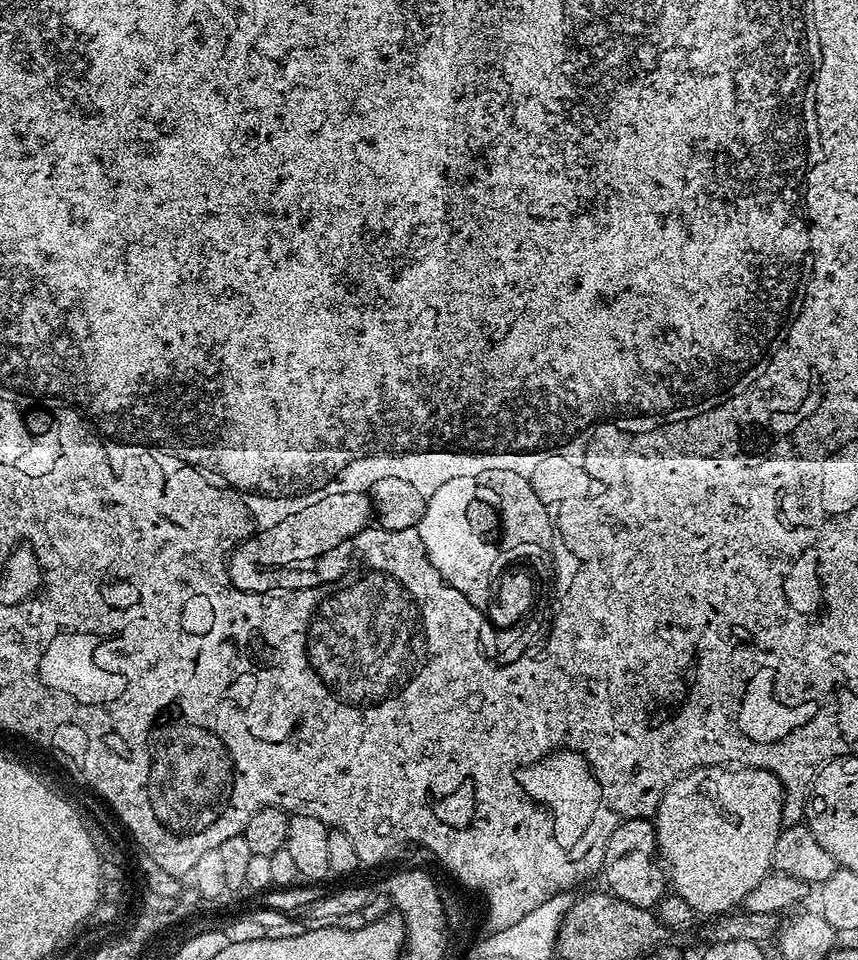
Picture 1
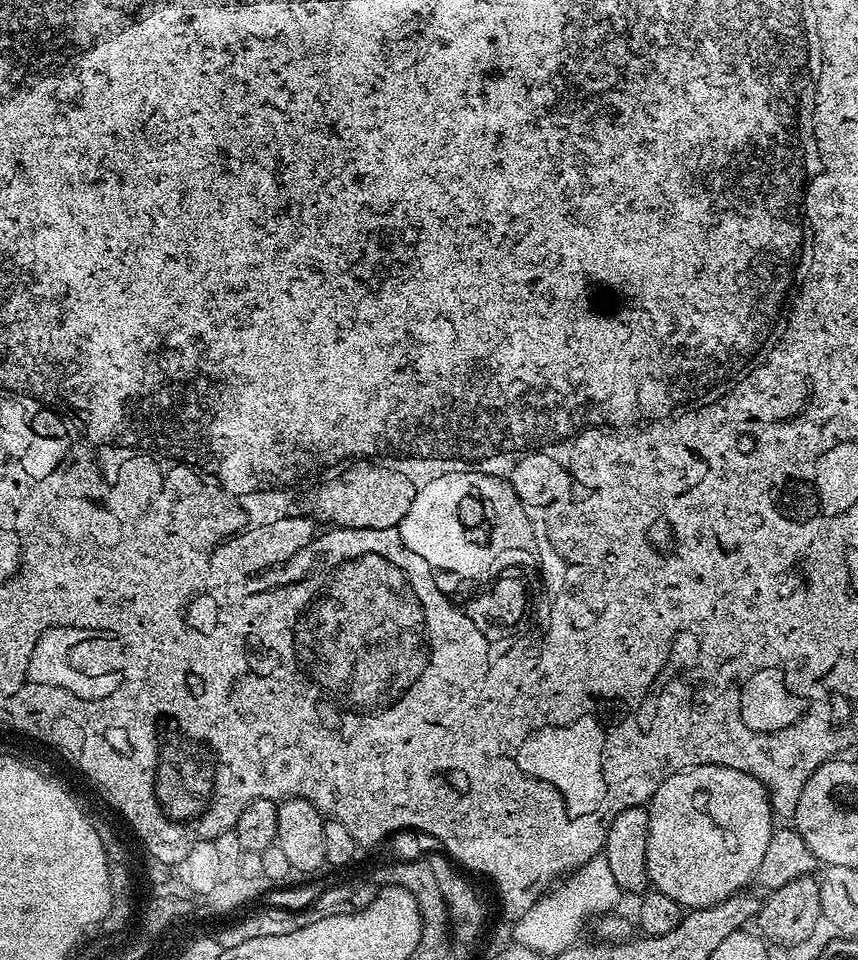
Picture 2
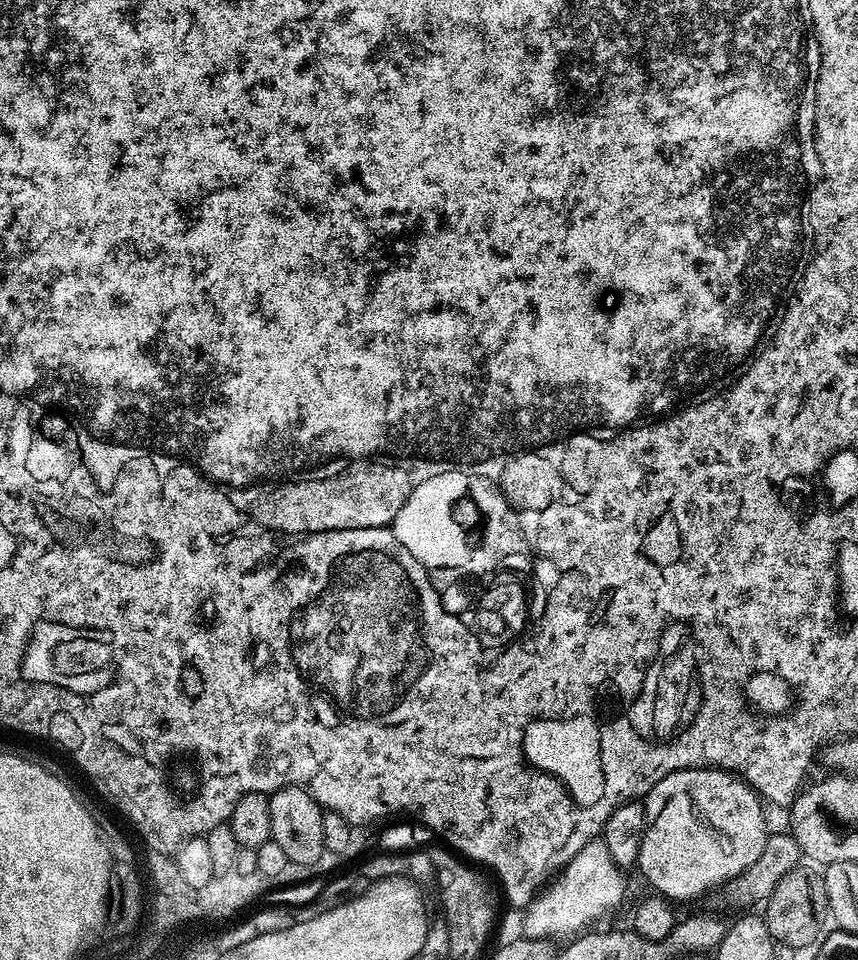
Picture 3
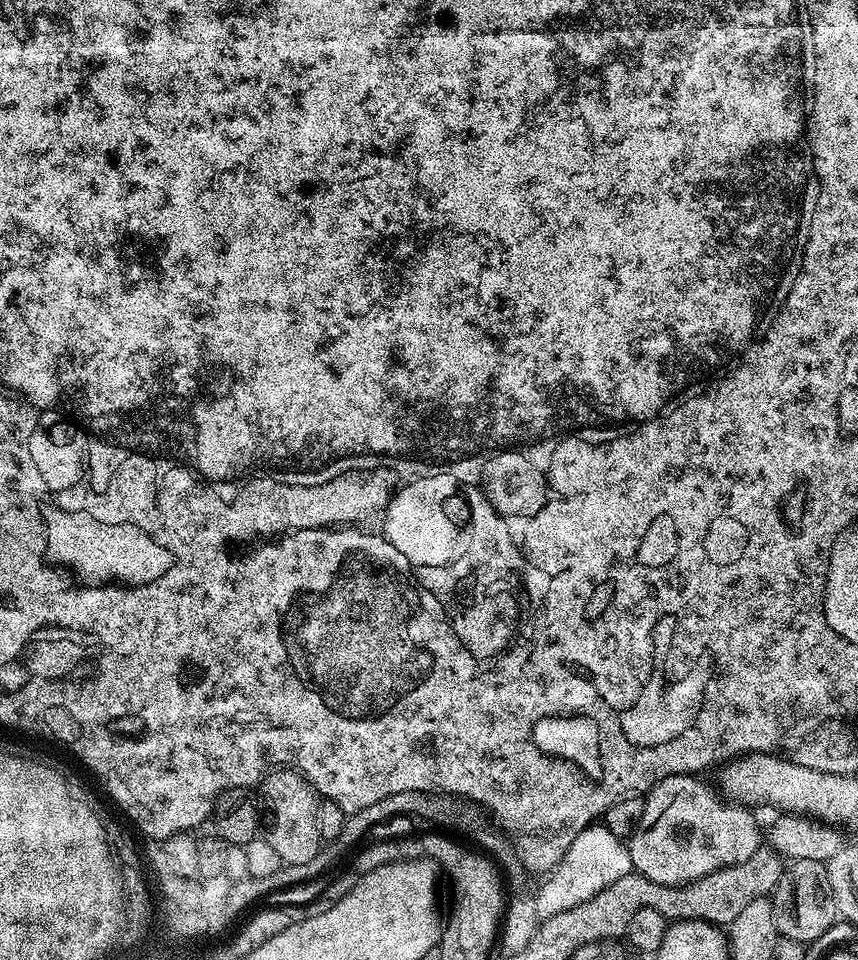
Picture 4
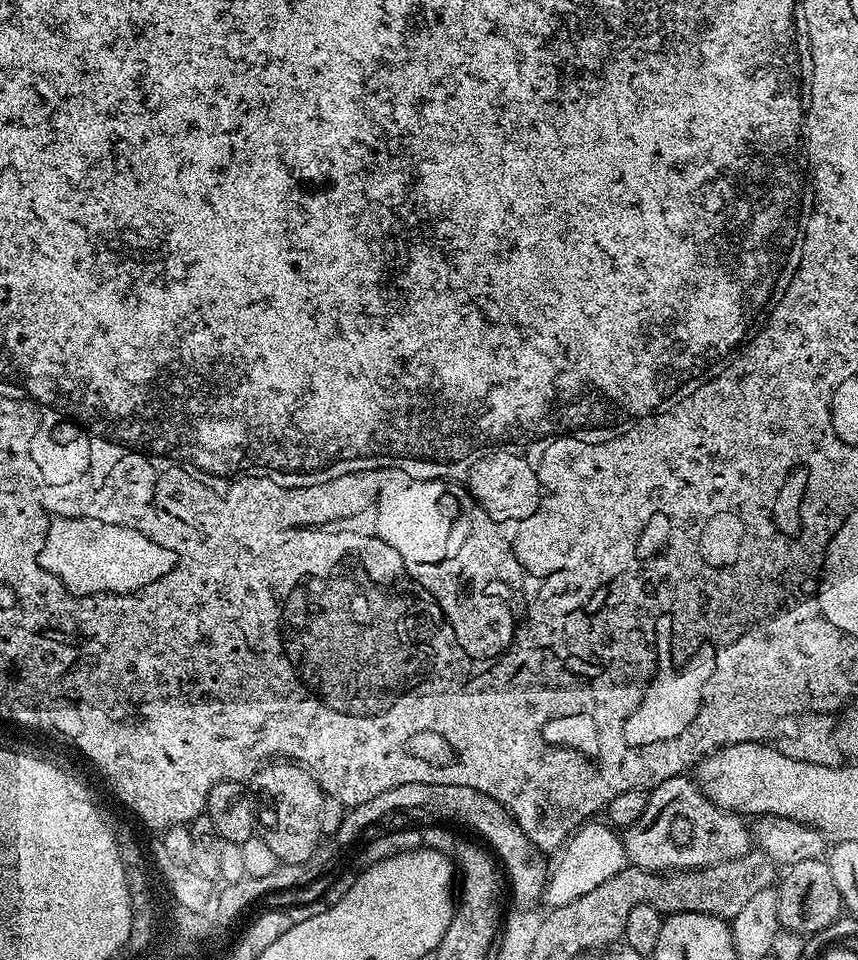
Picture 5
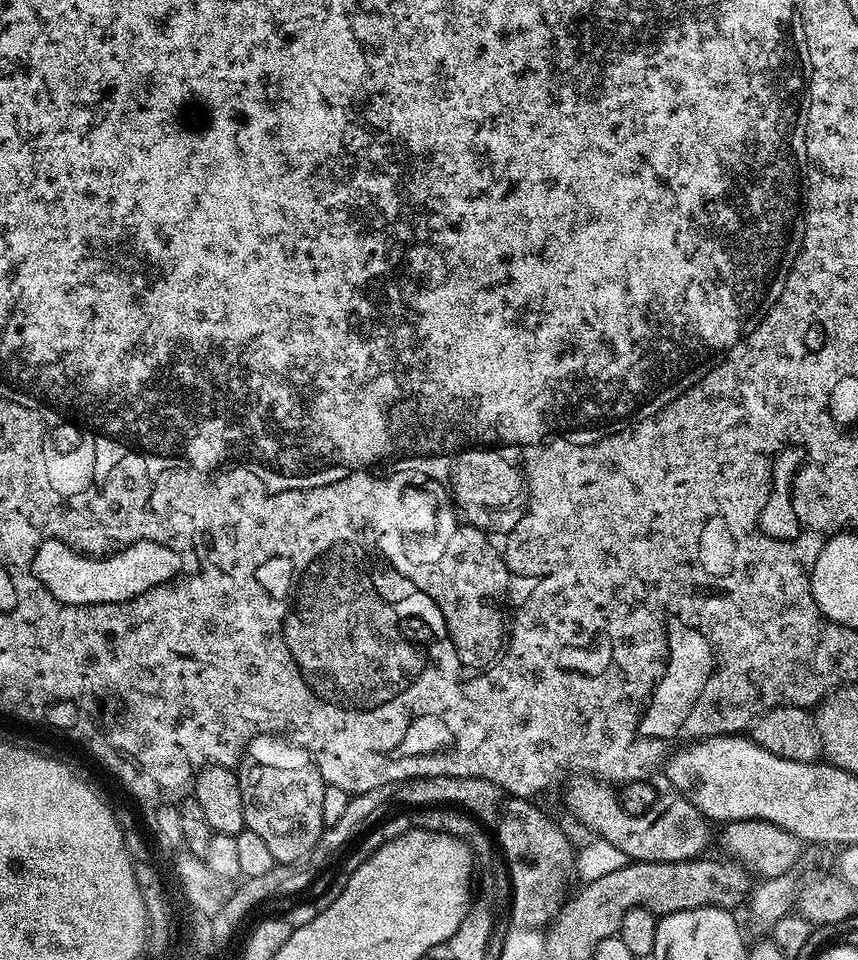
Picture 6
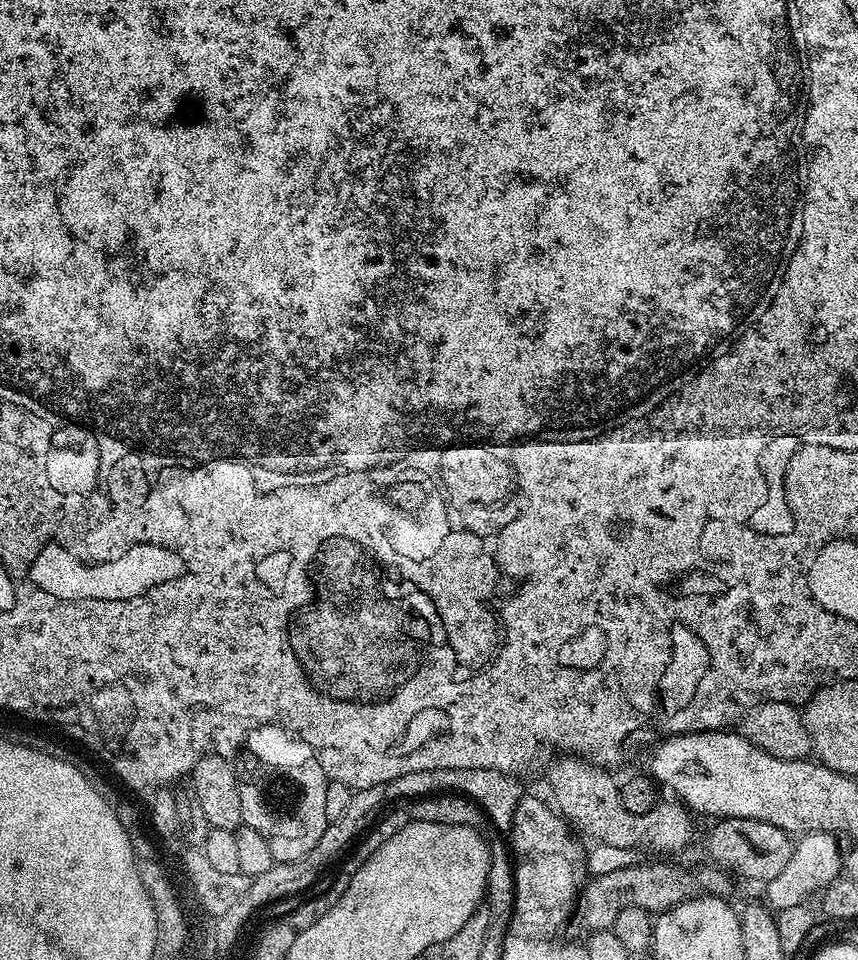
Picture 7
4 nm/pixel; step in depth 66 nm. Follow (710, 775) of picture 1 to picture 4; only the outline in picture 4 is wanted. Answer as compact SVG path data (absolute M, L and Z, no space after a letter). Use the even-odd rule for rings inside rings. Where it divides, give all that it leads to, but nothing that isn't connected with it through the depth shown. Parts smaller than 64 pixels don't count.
M696 774L667 776L646 794L642 818L626 845L632 868L640 875L650 878L650 882L666 886L692 884L706 874L714 874L714 870L733 868L738 862L746 862L746 858L750 858L754 850L762 847L760 828L752 817L753 809L737 802L729 802L715 787L712 789L700 780L703 779Z

